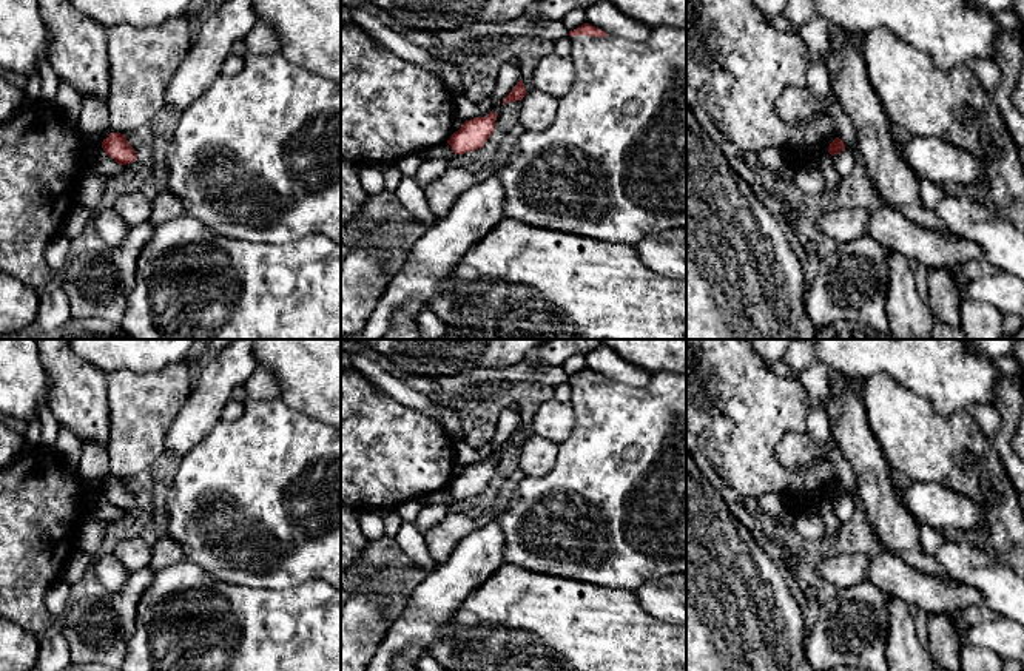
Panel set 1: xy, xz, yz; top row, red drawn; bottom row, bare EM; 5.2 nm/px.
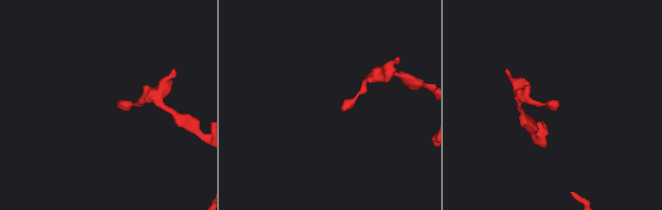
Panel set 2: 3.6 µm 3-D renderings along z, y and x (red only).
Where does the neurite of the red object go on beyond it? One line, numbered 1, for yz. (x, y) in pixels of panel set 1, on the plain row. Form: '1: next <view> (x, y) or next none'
1: next none

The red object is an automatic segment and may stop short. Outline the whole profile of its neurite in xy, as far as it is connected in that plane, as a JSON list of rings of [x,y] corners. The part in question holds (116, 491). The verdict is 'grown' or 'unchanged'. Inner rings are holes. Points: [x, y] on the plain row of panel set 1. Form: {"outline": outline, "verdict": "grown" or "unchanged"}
{"outline": [[[111,478],[106,484],[103,484],[102,494],[119,511],[126,511],[137,504],[136,497],[128,489],[125,480],[120,478]]], "verdict": "unchanged"}

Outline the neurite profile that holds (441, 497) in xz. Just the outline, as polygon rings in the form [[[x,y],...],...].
[[[443,489],[433,494],[427,494],[423,498],[424,504],[446,504],[450,506],[452,503],[455,503],[456,500],[452,497],[449,489]]]

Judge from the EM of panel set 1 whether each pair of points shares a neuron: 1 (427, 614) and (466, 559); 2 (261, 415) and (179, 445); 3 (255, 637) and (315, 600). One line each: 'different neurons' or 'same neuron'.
1: same neuron
2: different neurons
3: same neuron

